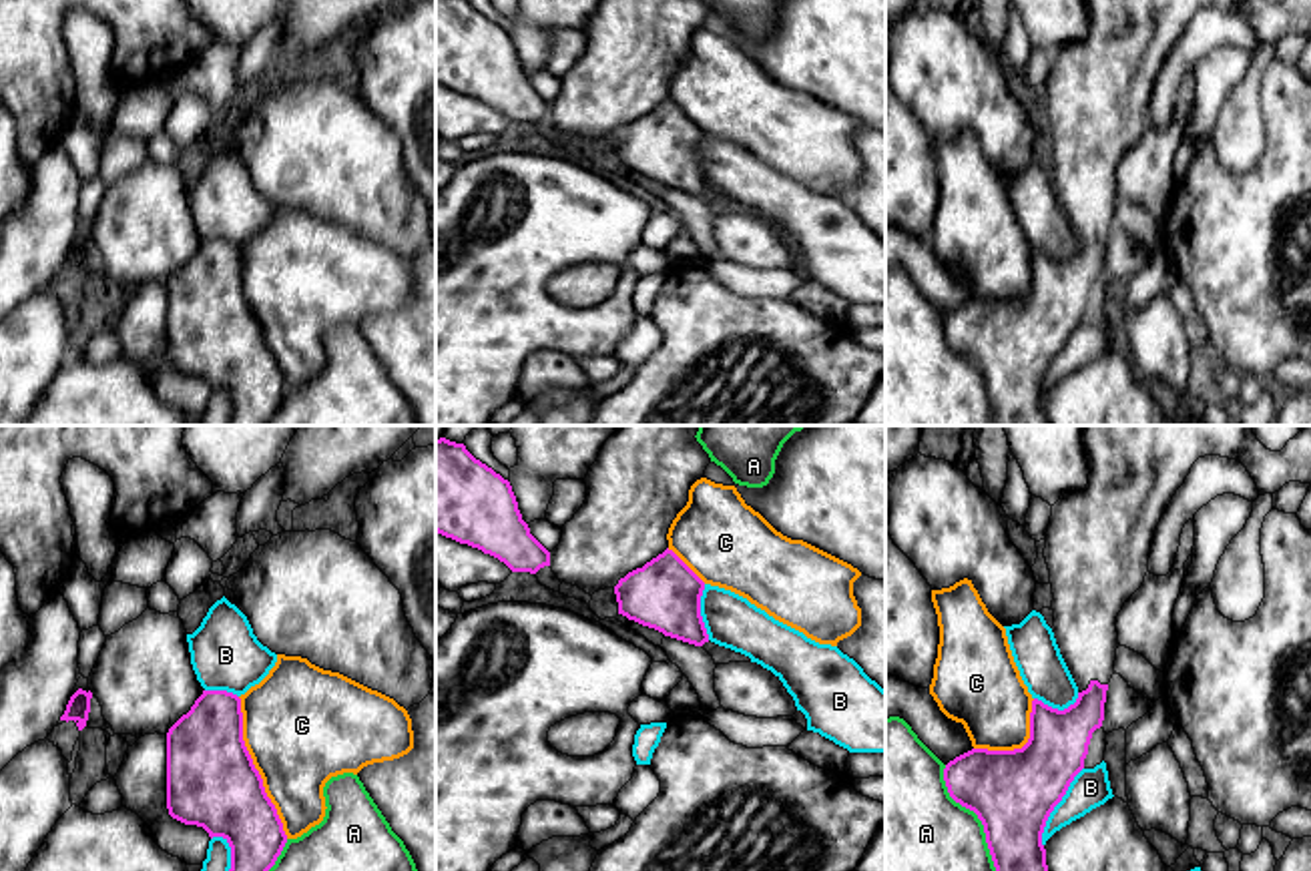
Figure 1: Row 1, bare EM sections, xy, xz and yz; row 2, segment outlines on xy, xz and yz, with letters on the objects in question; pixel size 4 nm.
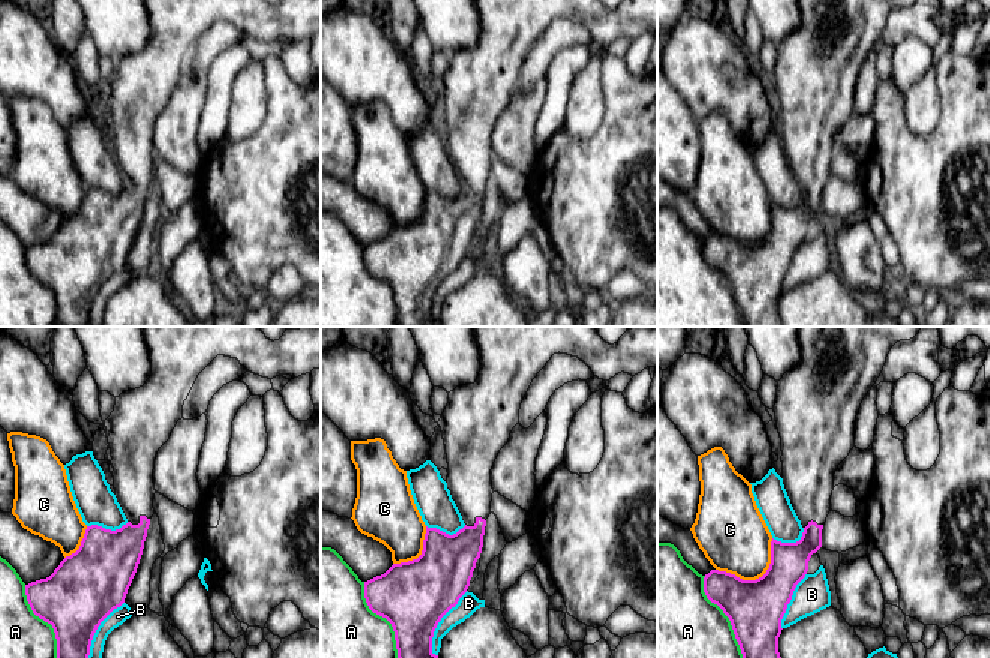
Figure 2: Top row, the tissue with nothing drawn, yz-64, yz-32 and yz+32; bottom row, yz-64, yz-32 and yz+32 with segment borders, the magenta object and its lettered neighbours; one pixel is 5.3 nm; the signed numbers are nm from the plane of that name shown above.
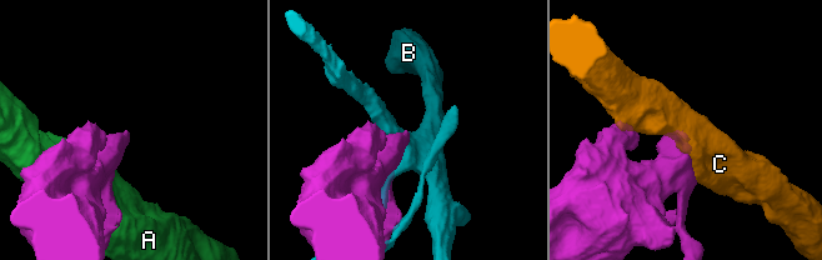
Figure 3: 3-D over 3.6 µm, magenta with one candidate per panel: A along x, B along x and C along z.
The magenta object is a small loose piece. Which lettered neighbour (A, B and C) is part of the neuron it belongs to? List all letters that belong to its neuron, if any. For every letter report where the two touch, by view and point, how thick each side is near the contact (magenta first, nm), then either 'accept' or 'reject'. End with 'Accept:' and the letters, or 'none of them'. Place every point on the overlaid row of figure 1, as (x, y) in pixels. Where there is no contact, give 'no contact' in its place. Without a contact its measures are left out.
A: yz (976, 813) | 340/360 nm | reject
B: yz (1055, 805) | 340/160 nm | reject
C: xy (253, 767) | 360/460 nm | reject
Accept: none of them

